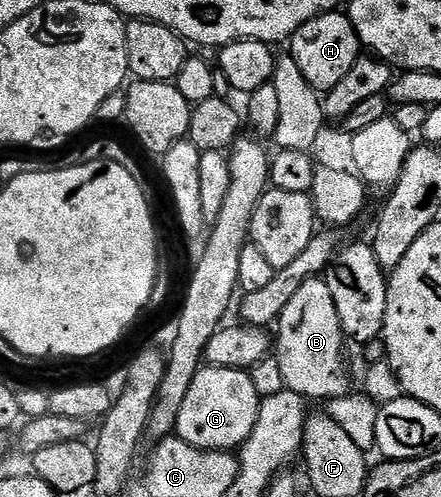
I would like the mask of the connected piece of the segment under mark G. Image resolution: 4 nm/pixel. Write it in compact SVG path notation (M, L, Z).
M202 366L195 373L195 381L191 381L191 389L187 389L187 398L183 400L183 409L179 409L176 438L187 441L187 445L207 449L208 451L233 451L247 441L251 429L255 429L255 417L259 417L259 405L262 395L253 384L252 374L248 370L236 367Z

